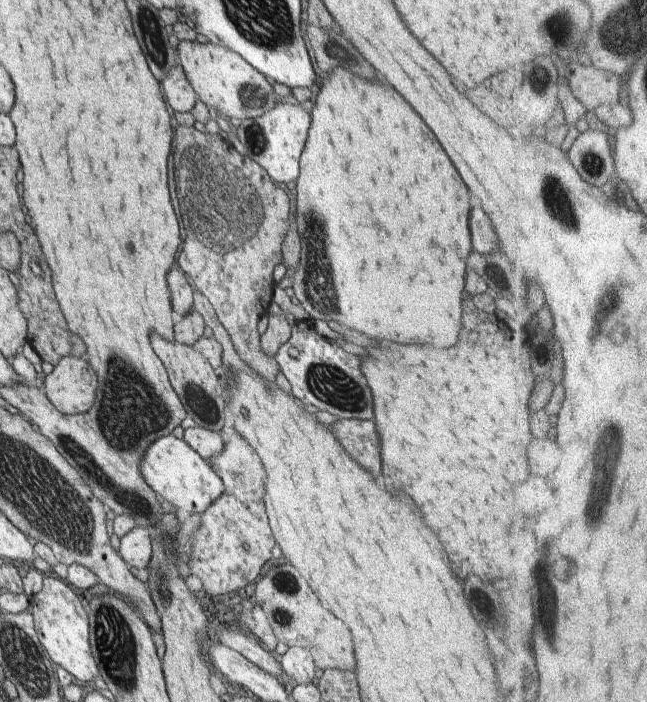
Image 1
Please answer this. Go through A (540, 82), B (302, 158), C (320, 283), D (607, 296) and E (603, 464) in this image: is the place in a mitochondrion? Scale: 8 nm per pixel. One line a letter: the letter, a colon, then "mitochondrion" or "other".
A: other
B: other
C: mitochondrion
D: mitochondrion
E: mitochondrion

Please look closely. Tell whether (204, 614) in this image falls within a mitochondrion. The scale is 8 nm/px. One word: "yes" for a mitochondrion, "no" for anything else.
no

